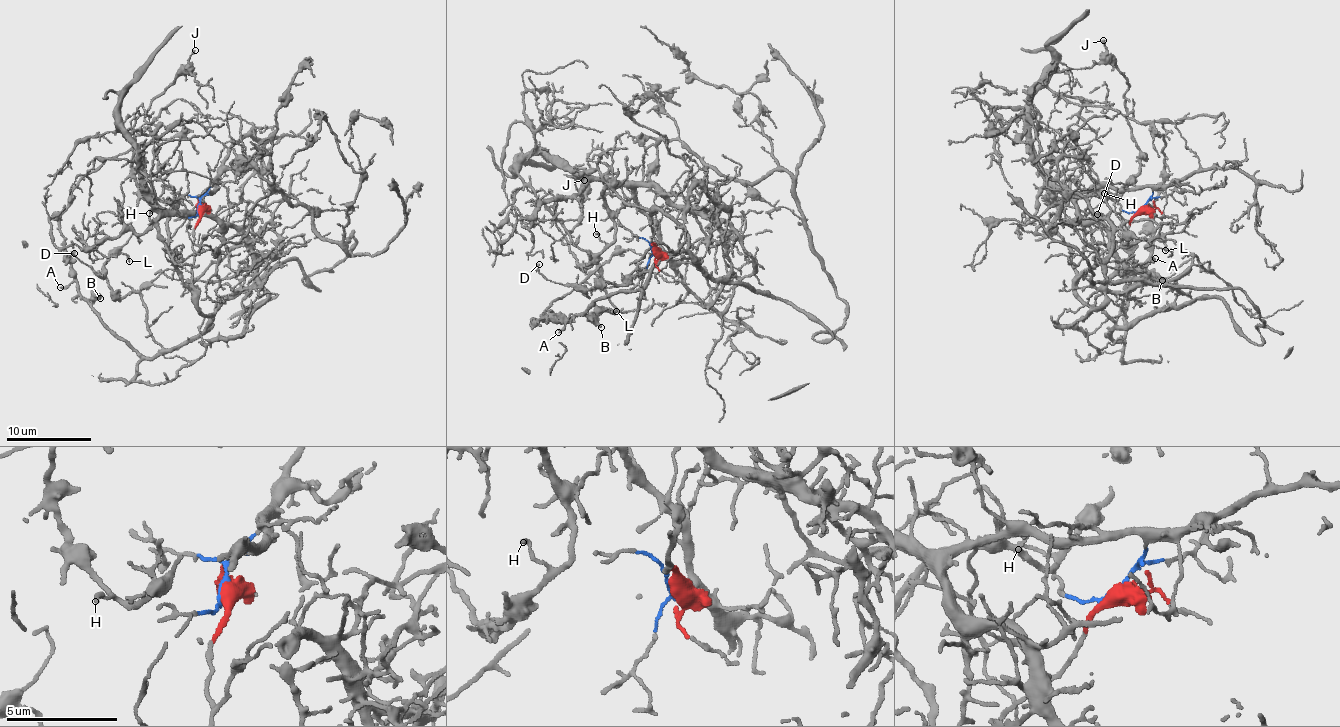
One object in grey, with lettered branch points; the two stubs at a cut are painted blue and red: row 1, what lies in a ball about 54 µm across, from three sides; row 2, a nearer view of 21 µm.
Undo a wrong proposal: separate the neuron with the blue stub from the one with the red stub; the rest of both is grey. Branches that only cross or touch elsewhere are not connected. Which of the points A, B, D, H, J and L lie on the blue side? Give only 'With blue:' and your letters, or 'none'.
With blue: none

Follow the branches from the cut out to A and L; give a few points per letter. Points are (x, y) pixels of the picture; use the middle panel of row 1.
A: (652, 250), (656, 210), (687, 234), (685, 249), (657, 262), (634, 290), (602, 297), (557, 332)
L: (652, 250), (656, 210), (689, 241), (628, 282), (586, 288), (600, 308), (617, 311)

